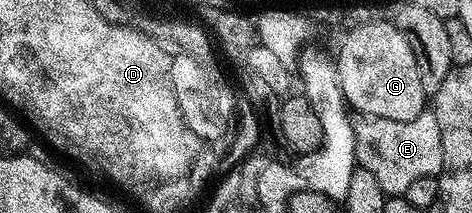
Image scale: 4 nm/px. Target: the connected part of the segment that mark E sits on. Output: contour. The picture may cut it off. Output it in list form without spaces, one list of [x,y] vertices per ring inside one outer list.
[[[426,107],[425,110],[415,119],[410,121],[396,121],[395,119],[379,119],[378,117],[358,116],[353,122],[353,130],[355,131],[355,155],[357,156],[358,166],[367,171],[371,171],[371,175],[375,175],[375,179],[379,179],[379,187],[383,187],[383,191],[387,195],[403,195],[407,191],[407,187],[411,187],[411,183],[415,183],[415,179],[423,179],[424,177],[437,177],[443,167],[443,139],[439,139],[439,119],[433,114],[432,108]]]

